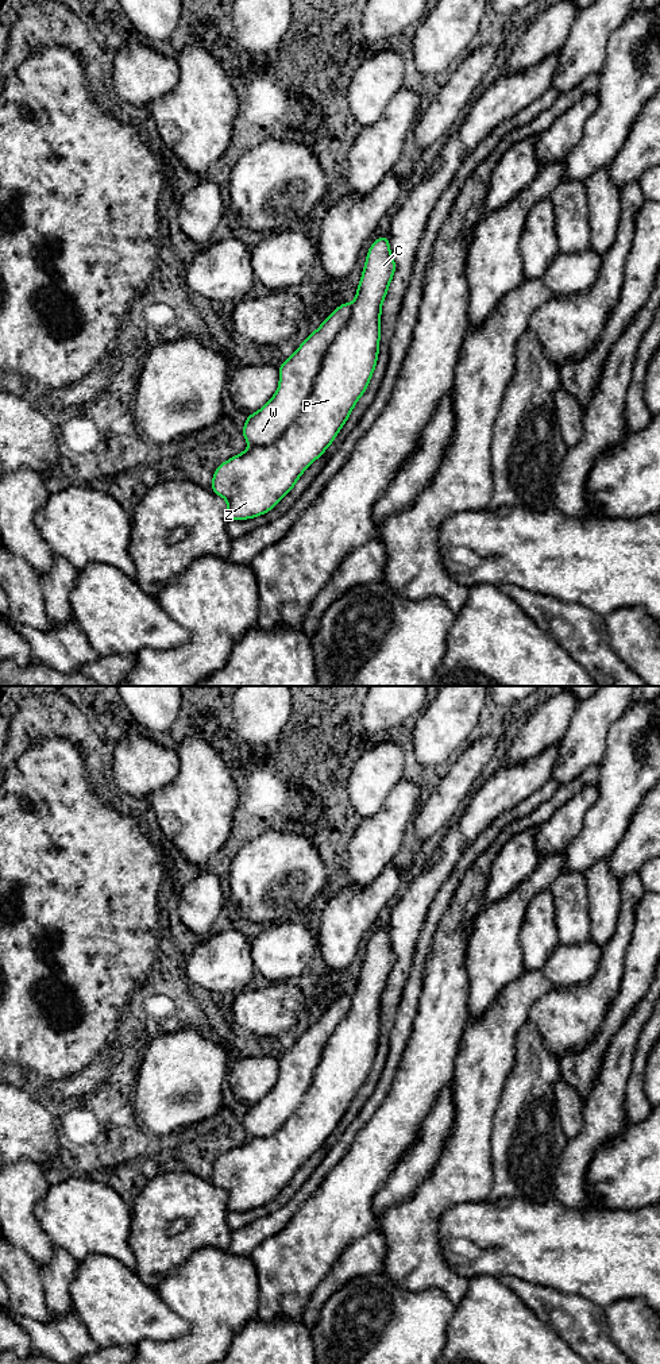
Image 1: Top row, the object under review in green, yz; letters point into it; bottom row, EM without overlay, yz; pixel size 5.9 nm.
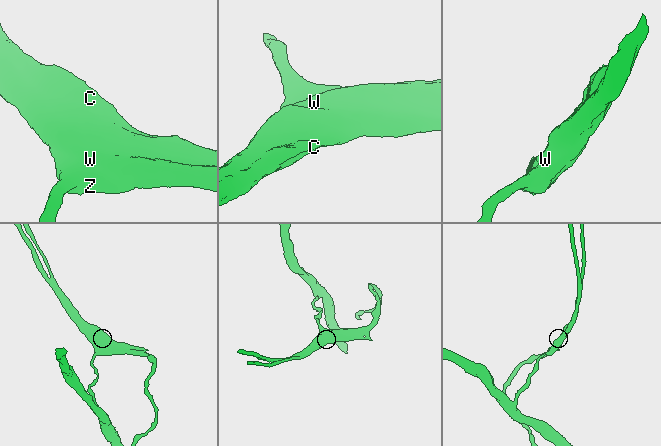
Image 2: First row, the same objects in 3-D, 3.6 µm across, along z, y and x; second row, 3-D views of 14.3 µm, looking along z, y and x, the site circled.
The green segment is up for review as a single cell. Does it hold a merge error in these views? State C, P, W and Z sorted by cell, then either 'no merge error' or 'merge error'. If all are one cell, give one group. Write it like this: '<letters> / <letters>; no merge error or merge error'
C P Z / W; merge error

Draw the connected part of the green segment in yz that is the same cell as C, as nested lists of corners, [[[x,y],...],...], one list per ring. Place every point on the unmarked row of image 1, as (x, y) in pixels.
[[[387,928],[368,940],[366,956],[347,1016],[339,1022],[323,1051],[298,1110],[269,1137],[251,1137],[223,1153],[213,1165],[212,1183],[225,1190],[229,1211],[254,1210],[270,1203],[297,1175],[301,1165],[331,1137],[352,1099],[366,1083],[379,1045],[382,994],[395,963]]]

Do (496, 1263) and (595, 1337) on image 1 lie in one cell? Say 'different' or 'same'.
different

